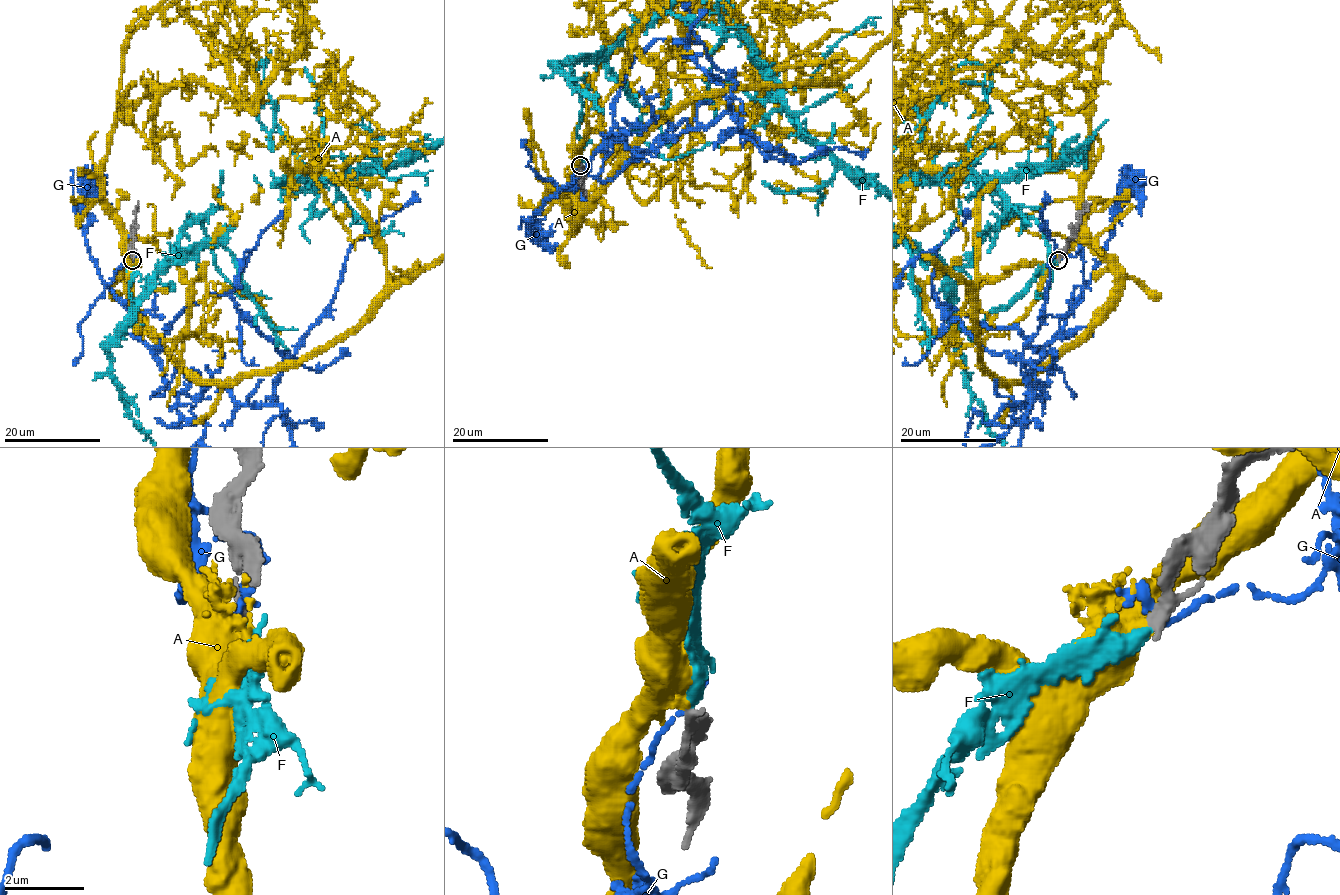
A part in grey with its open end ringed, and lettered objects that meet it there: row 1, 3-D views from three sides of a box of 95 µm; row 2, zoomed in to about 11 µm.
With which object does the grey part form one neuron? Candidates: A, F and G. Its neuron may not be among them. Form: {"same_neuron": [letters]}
{"same_neuron": ["F"]}

